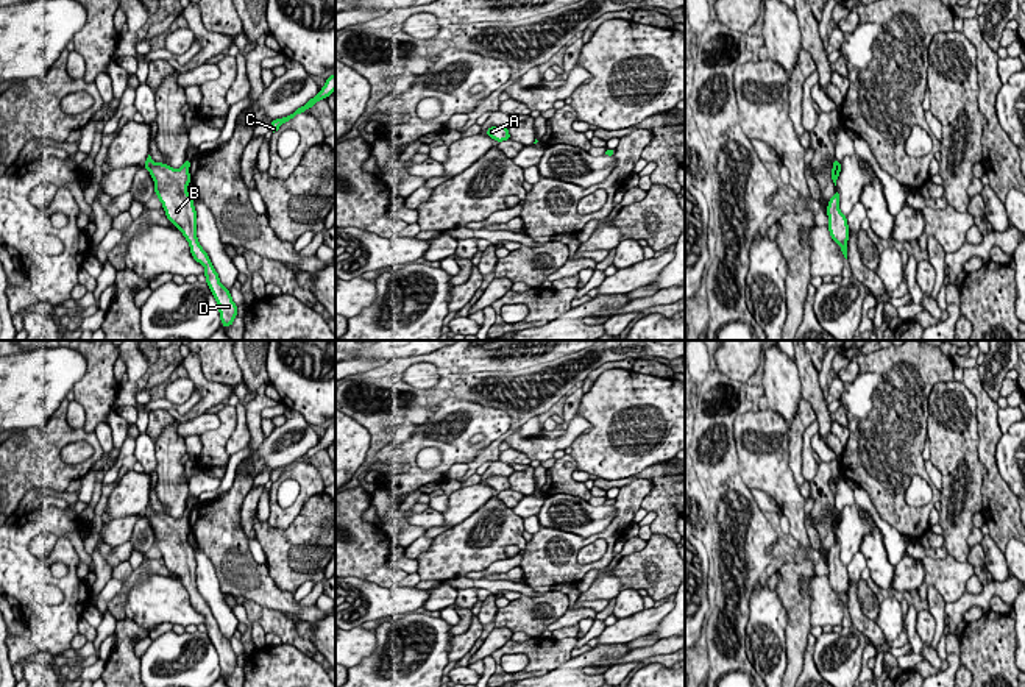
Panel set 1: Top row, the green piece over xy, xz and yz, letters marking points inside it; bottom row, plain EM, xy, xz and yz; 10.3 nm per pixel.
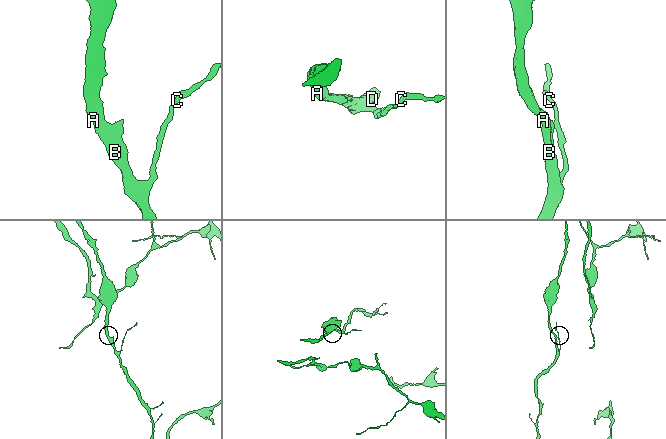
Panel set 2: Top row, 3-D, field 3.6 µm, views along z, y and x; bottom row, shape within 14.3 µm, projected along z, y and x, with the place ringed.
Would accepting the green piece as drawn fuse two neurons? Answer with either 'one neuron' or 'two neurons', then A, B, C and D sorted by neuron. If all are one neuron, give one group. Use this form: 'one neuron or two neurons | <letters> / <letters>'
one neuron | A B C D

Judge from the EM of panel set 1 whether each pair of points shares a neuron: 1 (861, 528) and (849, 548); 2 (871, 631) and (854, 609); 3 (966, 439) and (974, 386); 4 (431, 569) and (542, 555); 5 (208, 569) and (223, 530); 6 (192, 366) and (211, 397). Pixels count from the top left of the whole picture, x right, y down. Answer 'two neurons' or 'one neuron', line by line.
1: one neuron
2: one neuron
3: two neurons
4: two neurons
5: two neurons
6: one neuron

